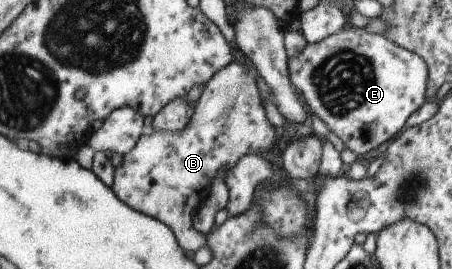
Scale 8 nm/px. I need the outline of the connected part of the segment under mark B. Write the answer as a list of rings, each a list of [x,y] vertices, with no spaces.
[[[232,59],[226,67],[217,71],[211,79],[204,84],[203,91],[201,91],[199,99],[197,99],[194,108],[191,109],[192,115],[186,127],[183,127],[181,130],[176,130],[175,132],[164,130],[153,130],[152,132],[148,130],[148,132],[143,132],[139,137],[139,140],[134,144],[134,147],[126,155],[122,156],[121,164],[117,166],[116,169],[114,167],[110,191],[124,205],[136,210],[138,213],[157,219],[162,225],[165,225],[171,231],[171,234],[174,236],[175,242],[179,245],[179,248],[185,252],[194,253],[206,243],[205,236],[193,229],[192,218],[198,210],[200,203],[208,197],[210,186],[213,179],[215,179],[215,175],[217,175],[219,171],[223,171],[224,174],[229,172],[245,155],[263,155],[263,153],[267,153],[267,151],[272,153],[272,150],[275,149],[277,130],[269,124],[267,117],[265,117],[265,111],[259,97],[261,93],[258,91],[257,85],[255,85],[255,79],[253,76],[256,71],[249,61],[248,63],[250,64],[250,67],[245,68],[243,65],[236,63]]]

